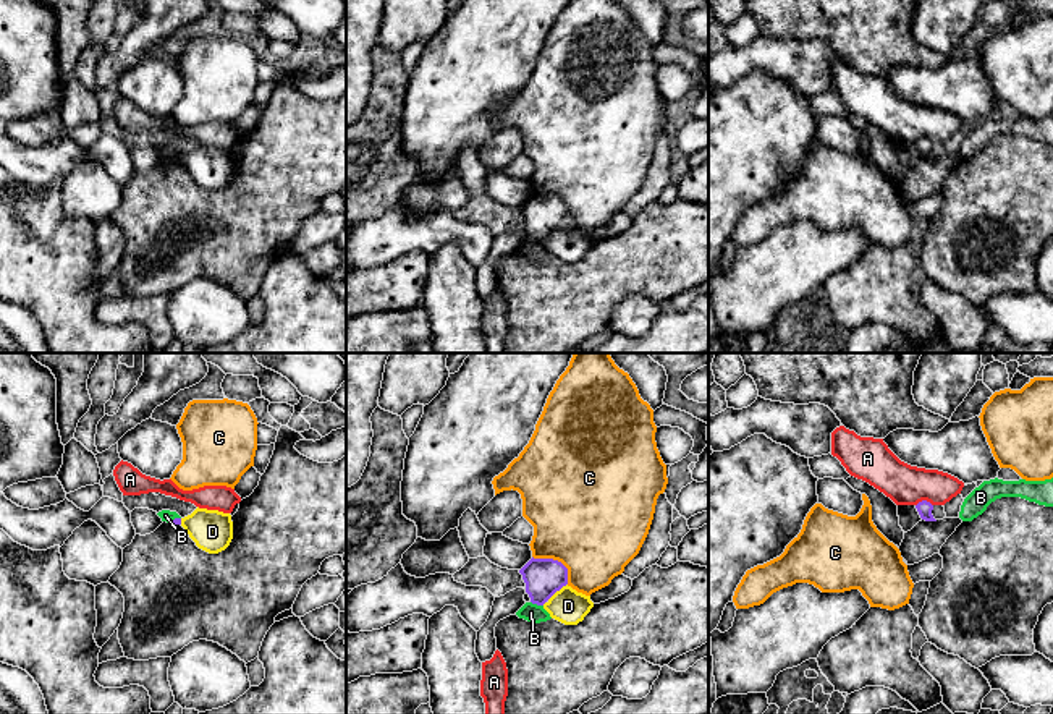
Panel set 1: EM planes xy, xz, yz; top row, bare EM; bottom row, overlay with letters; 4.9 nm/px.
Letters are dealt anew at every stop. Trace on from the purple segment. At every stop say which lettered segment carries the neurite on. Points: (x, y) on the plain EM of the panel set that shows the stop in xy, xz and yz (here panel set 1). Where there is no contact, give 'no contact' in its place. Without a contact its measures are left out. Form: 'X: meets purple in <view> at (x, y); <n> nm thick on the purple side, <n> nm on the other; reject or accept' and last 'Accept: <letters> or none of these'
A: meets purple in yz at (924, 138); 70 nm thick on the purple side, 200 nm on the other; reject
B: meets purple in xz at (537, 242); 190 nm thick on the purple side, 90 nm on the other; reject
C: meets purple in xz at (557, 198); 190 nm thick on the purple side, 500 nm on the other; reject
D: meets purple in xz at (553, 230); 190 nm thick on the purple side, 170 nm on the other; reject
Accept: none of these

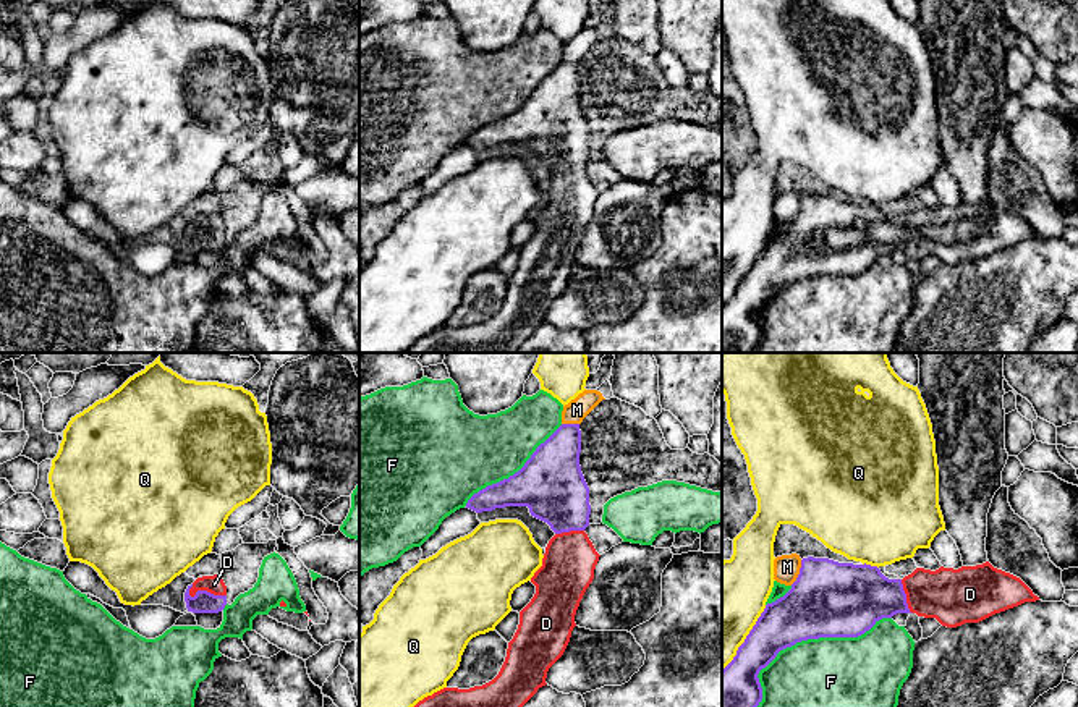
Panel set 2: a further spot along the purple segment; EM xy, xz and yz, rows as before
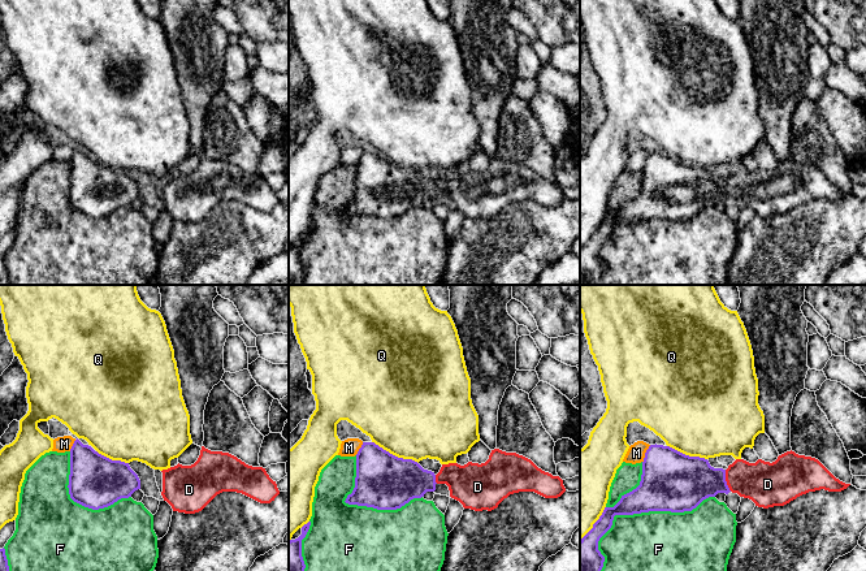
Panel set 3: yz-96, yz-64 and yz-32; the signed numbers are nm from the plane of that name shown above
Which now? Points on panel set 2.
D: meets purple in xy at (206, 228); 110 nm thick on the purple side, 90 nm on the other; accept
F: meets purple in yz at (803, 277); 380 nm thick on the purple side, 480 nm on the other; reject
M: meets purple in yz at (800, 211); 380 nm thick on the purple side, 130 nm on the other; reject
Q: meets purple in yz at (746, 275); 240 nm thick on the purple side, 400 nm on the other; reject
Accept: D

